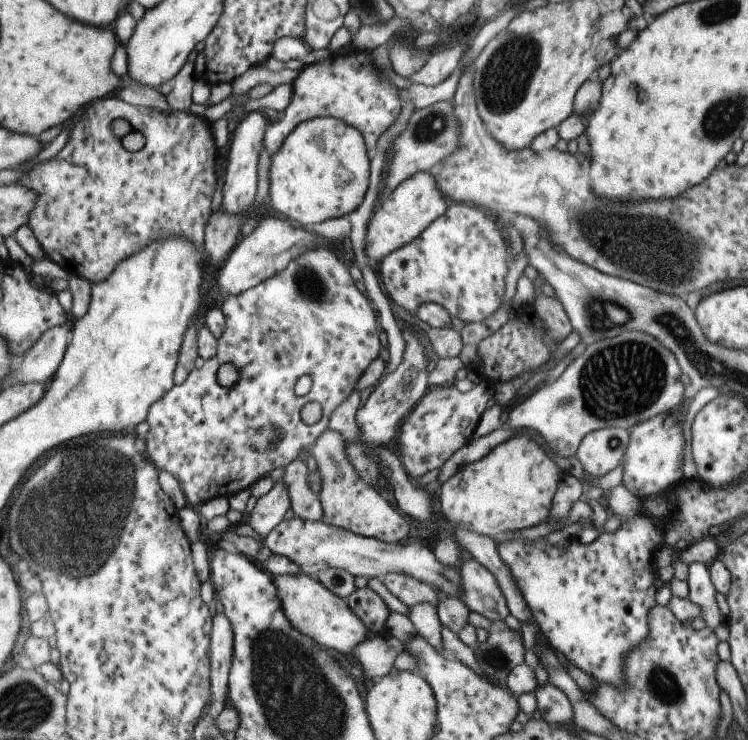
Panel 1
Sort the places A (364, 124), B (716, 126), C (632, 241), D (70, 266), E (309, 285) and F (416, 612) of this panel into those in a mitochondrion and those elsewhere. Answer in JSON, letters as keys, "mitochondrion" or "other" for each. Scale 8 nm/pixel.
{"A":"other","B":"mitochondrion","C":"mitochondrion","D":"other","E":"mitochondrion","F":"other"}

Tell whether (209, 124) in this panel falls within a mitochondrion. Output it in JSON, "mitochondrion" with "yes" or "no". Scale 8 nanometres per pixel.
{"mitochondrion":"no"}

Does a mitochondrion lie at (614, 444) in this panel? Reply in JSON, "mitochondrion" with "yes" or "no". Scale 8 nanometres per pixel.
{"mitochondrion":"yes"}

